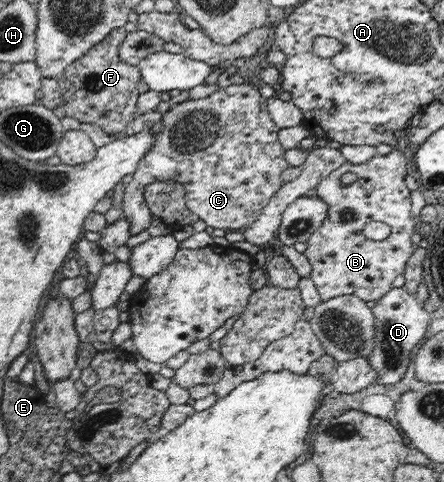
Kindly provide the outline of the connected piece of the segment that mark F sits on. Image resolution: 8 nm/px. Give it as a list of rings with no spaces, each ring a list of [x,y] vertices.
[[[124,26],[114,28],[101,42],[91,46],[87,54],[72,62],[58,78],[66,116],[77,119],[79,123],[100,126],[110,135],[122,135],[127,124],[138,116],[140,68],[127,64],[119,57],[119,46],[127,34]]]

